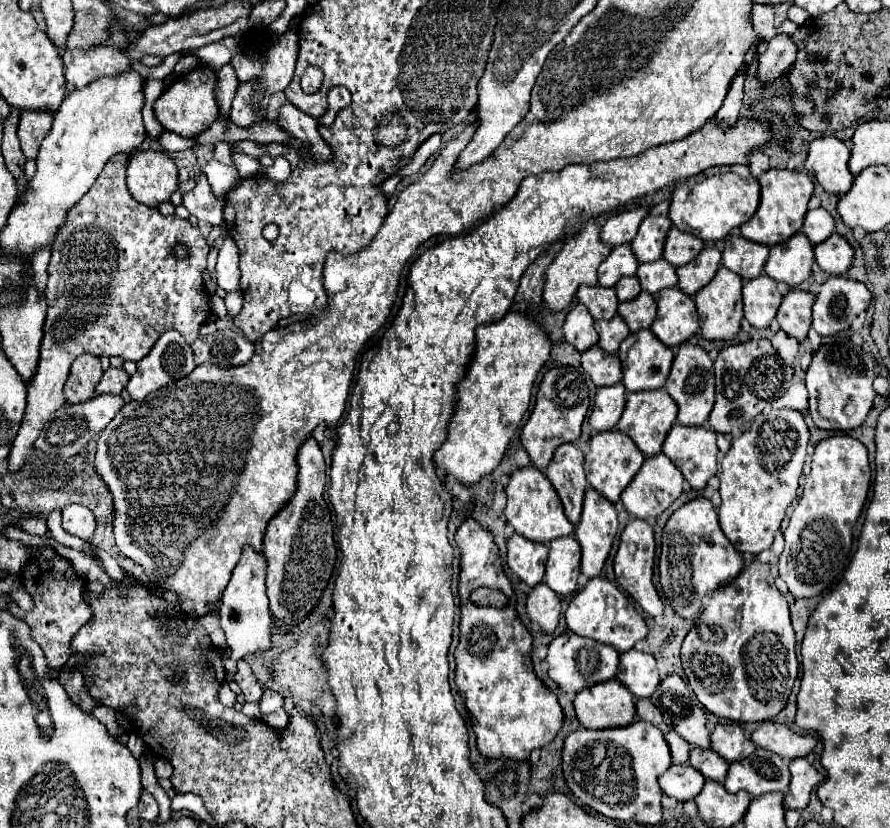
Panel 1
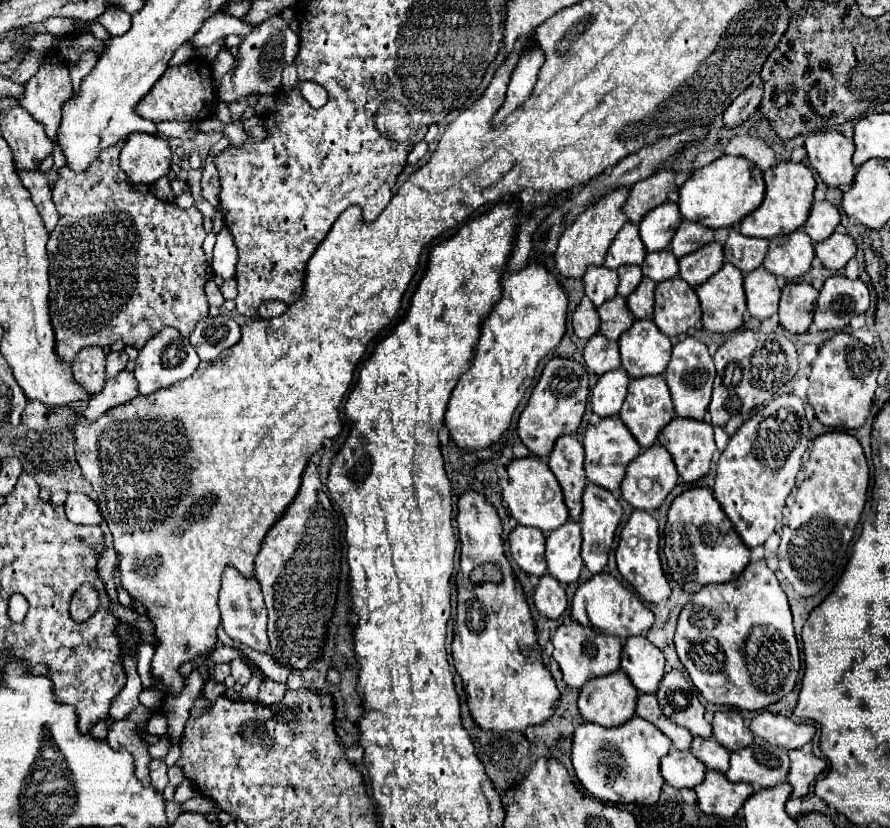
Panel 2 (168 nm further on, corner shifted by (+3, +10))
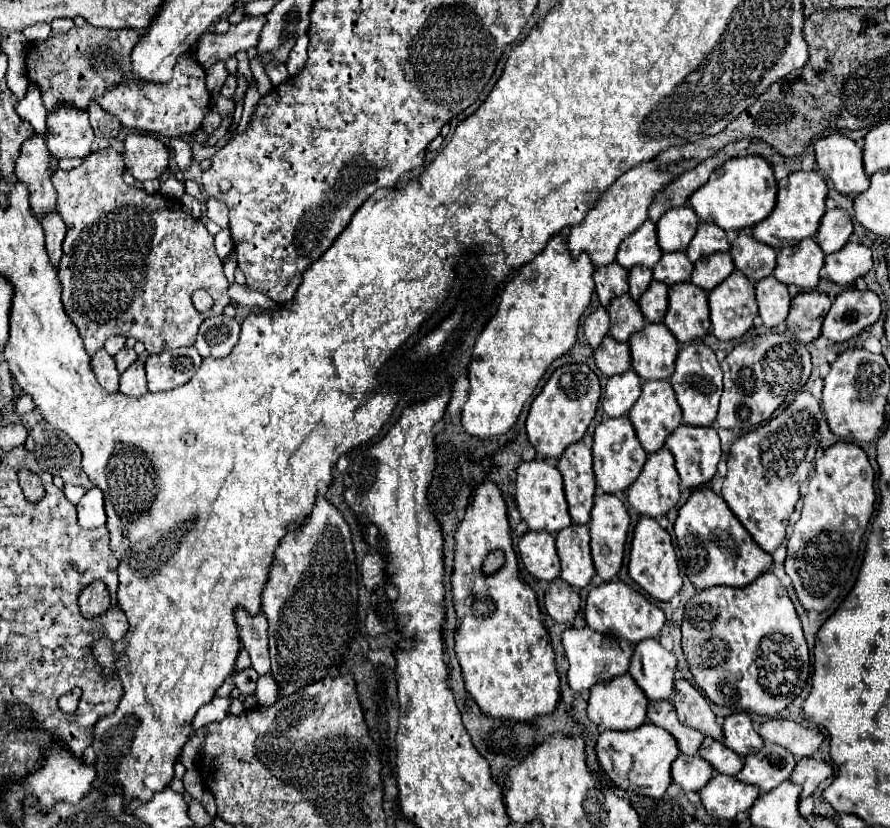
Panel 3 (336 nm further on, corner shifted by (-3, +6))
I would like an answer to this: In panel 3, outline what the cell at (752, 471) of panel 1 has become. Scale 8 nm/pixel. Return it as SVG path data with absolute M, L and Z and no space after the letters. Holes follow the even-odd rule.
M803 391L785 411L731 445L721 495L755 543L767 553L773 553L783 543L789 517L799 499L799 487L813 465L821 439L819 415L821 403L809 391Z

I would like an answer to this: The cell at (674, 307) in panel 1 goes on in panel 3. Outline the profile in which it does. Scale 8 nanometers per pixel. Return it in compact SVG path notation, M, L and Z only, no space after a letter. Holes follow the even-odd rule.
M691 281L673 285L669 289L669 309L663 323L679 343L705 337L711 327L707 291L693 285Z

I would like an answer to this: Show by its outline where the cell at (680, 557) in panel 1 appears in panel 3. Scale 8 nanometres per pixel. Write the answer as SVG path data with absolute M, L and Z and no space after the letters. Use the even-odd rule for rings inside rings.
M711 489L695 491L679 509L675 537L685 563L685 575L699 591L713 585L745 587L773 565L773 557L751 539L739 519L727 509L727 503Z

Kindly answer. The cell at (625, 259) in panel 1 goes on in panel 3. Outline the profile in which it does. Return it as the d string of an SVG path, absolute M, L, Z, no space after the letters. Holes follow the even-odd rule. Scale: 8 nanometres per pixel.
M645 221L633 235L623 239L617 251L617 263L625 269L635 265L653 267L661 255L663 251L657 243L657 225L653 221Z

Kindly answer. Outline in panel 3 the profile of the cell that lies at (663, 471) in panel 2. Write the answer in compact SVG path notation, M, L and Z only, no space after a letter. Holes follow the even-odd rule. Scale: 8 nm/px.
M661 447L657 453L647 457L641 475L627 489L629 505L639 515L647 517L667 515L667 511L677 505L679 495L679 473L667 447Z

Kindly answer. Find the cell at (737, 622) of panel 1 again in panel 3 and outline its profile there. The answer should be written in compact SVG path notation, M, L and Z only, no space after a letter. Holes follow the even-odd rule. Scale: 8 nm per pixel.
M767 571L763 573L759 579L755 579L751 585L735 589L735 587L709 587L699 591L697 595L693 595L689 599L689 603L685 605L685 613L683 613L683 623L681 623L681 631L683 631L683 653L687 659L687 665L695 677L695 683L707 693L707 697L715 703L715 705L723 705L735 711L747 711L747 713L759 713L759 715L777 715L779 711L783 711L807 685L807 677L809 677L809 651L807 651L807 641L803 637L803 629L801 629L801 621L795 613L795 605L791 603L785 587L779 583L779 579Z

